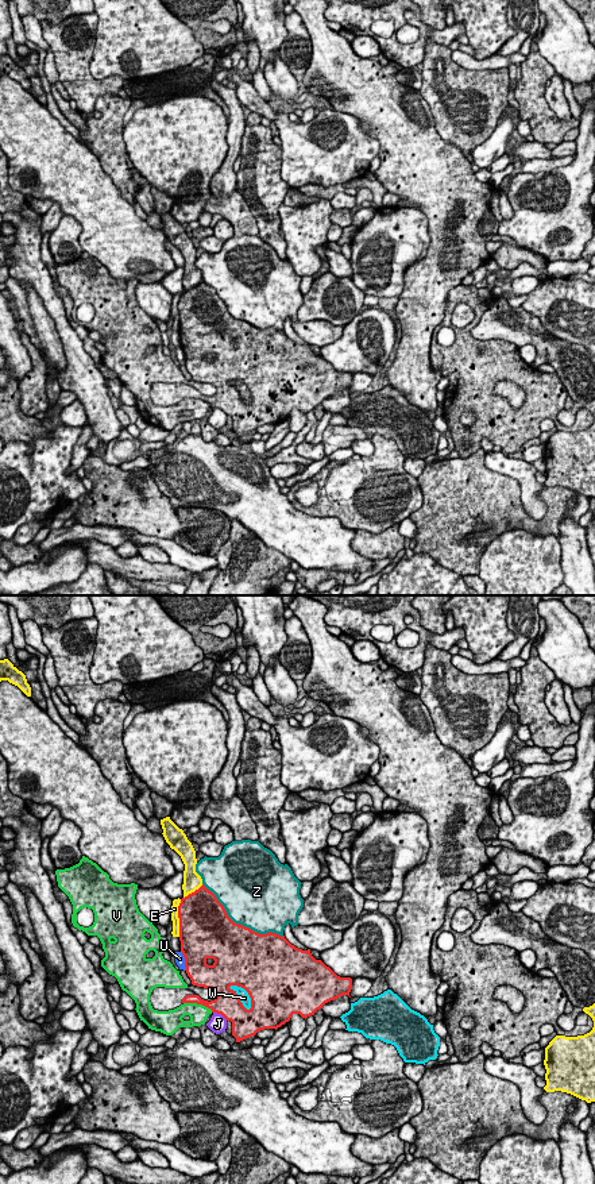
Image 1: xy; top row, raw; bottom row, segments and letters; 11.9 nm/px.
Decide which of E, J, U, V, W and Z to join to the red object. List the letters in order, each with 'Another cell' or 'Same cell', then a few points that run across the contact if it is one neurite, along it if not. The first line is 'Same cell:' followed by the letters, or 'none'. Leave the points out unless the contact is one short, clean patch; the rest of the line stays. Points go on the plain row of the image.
Same cell: none
E: Another cell
J: Another cell
U: Another cell
V: Another cell
W: Another cell
Z: Another cell

